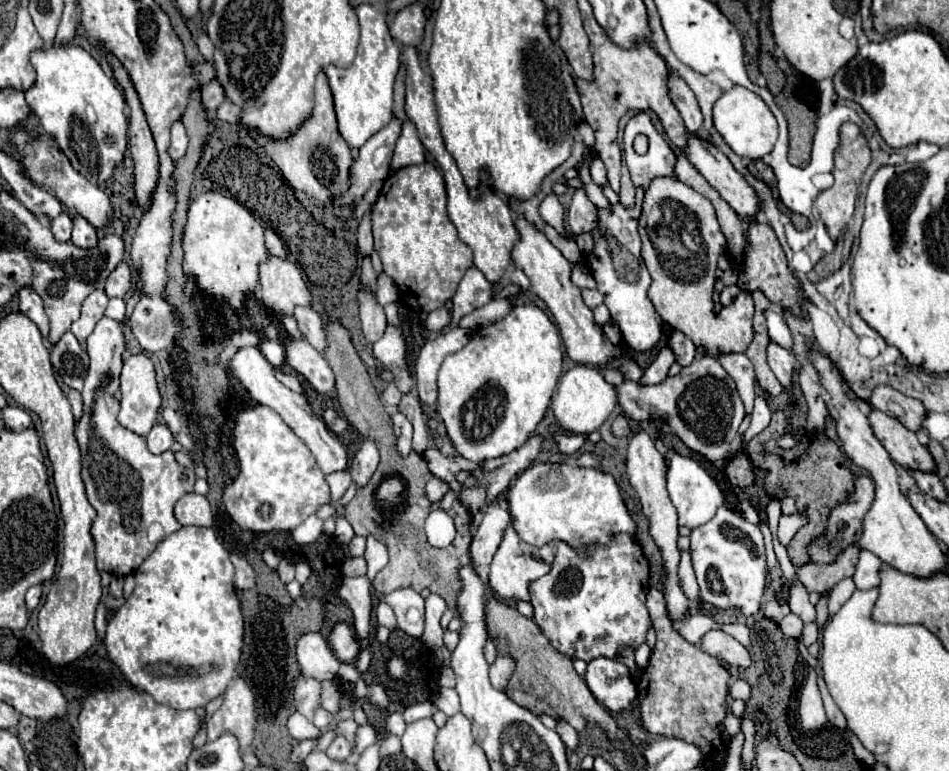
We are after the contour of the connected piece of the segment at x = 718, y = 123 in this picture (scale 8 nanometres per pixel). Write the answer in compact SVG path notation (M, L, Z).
M732 87L714 103L714 127L724 137L726 145L738 157L746 159L762 159L774 149L774 143L778 139L778 123L772 111L758 95L746 91L744 87Z

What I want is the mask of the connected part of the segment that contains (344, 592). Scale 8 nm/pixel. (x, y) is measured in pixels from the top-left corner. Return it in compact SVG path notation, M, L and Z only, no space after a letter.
M354 577L344 579L340 585L340 597L350 609L354 609L354 631L356 639L362 641L368 637L370 631L370 611L372 611L372 599L370 599L370 579L368 577Z

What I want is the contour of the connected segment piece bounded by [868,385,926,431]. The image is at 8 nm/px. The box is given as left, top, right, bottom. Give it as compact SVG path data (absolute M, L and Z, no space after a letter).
M876 385L868 399L868 405L870 409L878 409L890 417L896 417L904 427L912 431L918 431L926 417L926 409L920 401L906 397L888 385Z

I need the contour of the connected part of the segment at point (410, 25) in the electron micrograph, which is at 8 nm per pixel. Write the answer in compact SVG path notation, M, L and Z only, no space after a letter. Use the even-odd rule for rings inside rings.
M414 3L396 13L394 23L390 25L390 35L394 41L402 45L418 47L424 39L424 25L426 25L424 9L418 3Z

